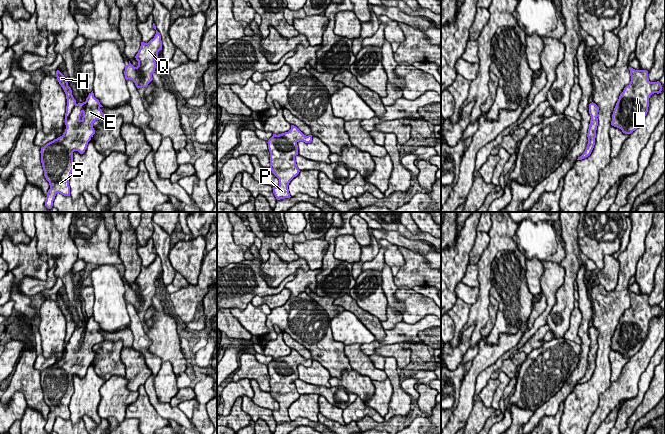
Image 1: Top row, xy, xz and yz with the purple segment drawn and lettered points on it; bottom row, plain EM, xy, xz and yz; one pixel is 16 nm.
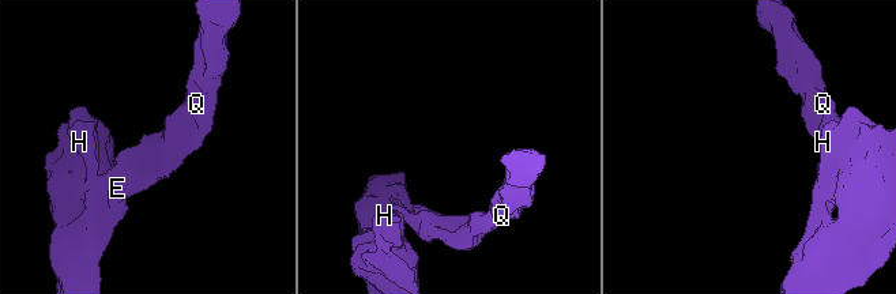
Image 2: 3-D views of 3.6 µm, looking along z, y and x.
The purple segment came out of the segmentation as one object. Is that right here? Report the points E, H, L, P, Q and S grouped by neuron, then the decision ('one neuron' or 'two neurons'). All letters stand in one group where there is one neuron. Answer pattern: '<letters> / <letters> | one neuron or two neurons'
E H L P Q S | one neuron

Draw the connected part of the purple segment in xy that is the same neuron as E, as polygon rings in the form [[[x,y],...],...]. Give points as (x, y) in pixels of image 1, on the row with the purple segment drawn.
[[[59,70],[56,71],[56,77],[67,99],[66,129],[62,136],[47,143],[40,151],[44,176],[50,185],[45,201],[48,209],[52,208],[57,193],[70,196],[69,179],[74,169],[73,152],[85,152],[88,142],[95,134],[93,123],[105,116],[100,109],[103,106],[94,97],[93,91],[85,102],[77,104],[67,78]]]

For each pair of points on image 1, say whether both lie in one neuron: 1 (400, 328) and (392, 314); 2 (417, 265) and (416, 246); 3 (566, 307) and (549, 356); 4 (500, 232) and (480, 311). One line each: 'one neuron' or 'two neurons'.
1: two neurons
2: two neurons
3: two neurons
4: one neuron

